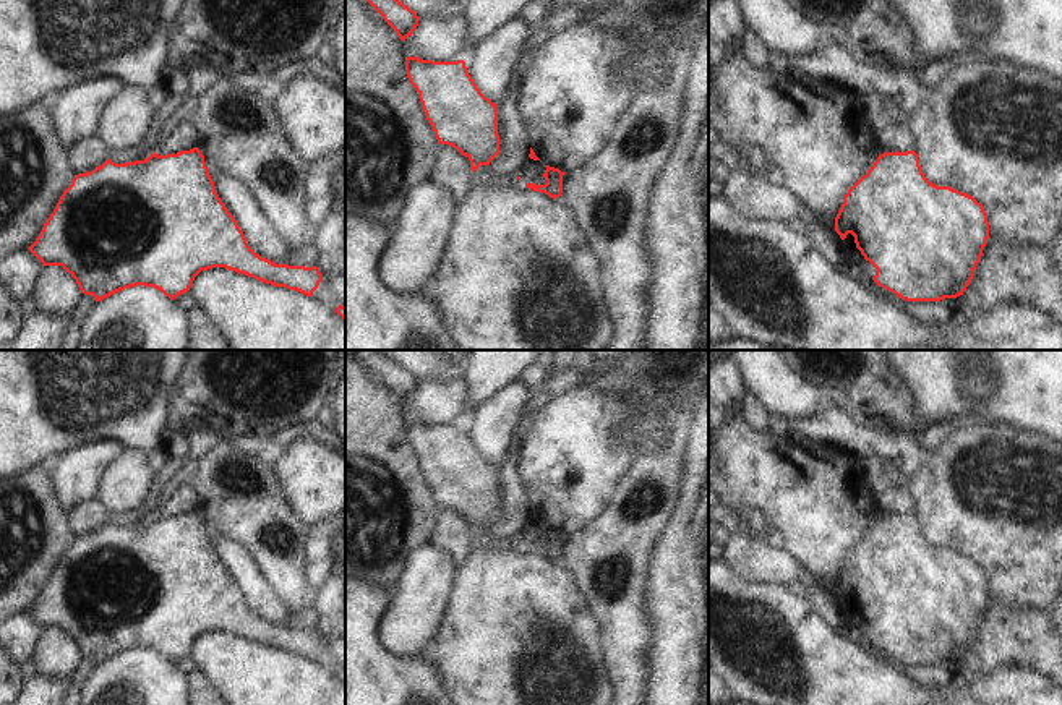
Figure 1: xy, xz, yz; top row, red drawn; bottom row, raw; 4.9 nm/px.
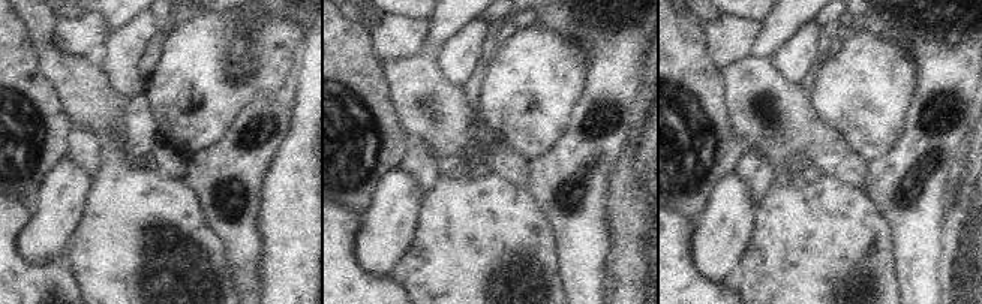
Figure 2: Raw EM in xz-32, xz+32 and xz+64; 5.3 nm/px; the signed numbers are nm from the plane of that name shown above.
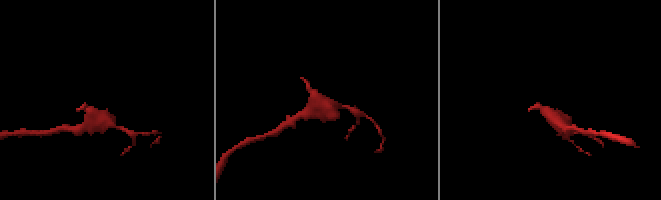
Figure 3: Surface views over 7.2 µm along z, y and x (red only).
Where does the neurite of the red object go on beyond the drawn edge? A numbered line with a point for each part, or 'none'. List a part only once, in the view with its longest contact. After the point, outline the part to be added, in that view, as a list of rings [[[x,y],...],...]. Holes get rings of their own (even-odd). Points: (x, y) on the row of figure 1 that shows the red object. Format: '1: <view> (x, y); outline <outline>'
none

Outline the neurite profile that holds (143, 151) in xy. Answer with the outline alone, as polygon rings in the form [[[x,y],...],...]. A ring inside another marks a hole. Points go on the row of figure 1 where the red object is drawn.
[[[151,136],[144,144],[126,151],[109,151],[107,159],[115,164],[144,160],[156,152],[157,139]]]

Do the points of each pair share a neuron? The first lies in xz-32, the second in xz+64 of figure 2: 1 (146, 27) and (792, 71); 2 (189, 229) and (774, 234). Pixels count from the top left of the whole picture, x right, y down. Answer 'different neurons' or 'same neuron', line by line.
1: same neuron
2: same neuron

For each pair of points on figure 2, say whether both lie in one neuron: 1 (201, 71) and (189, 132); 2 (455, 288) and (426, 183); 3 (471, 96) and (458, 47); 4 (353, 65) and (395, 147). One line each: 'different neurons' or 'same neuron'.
1: same neuron
2: different neurons
3: different neurons
4: same neuron

